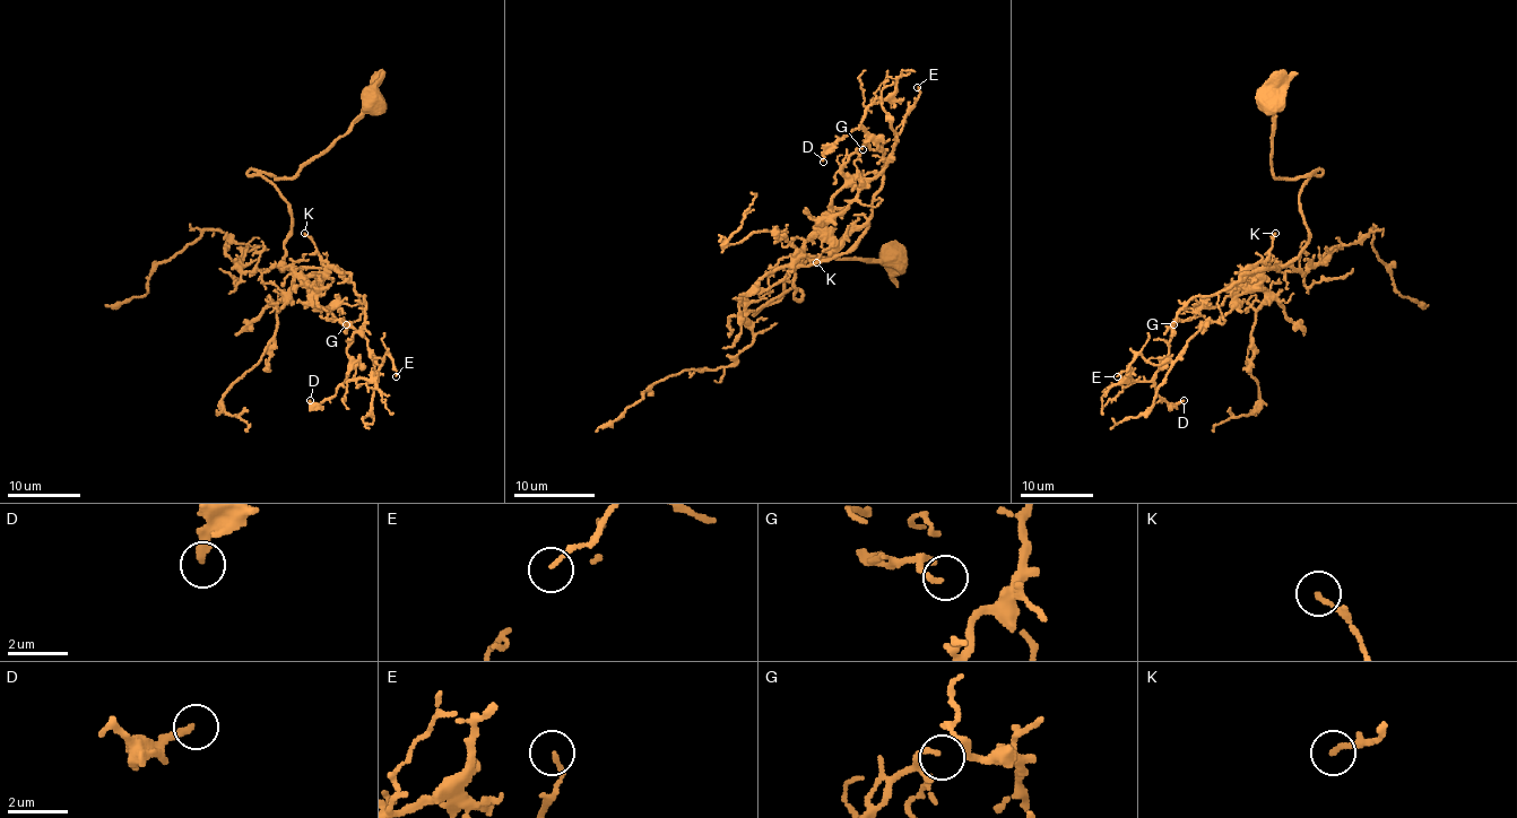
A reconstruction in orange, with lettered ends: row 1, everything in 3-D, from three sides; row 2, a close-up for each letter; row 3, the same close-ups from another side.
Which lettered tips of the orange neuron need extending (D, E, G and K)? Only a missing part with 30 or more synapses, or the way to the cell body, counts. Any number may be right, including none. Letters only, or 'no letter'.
no letter

